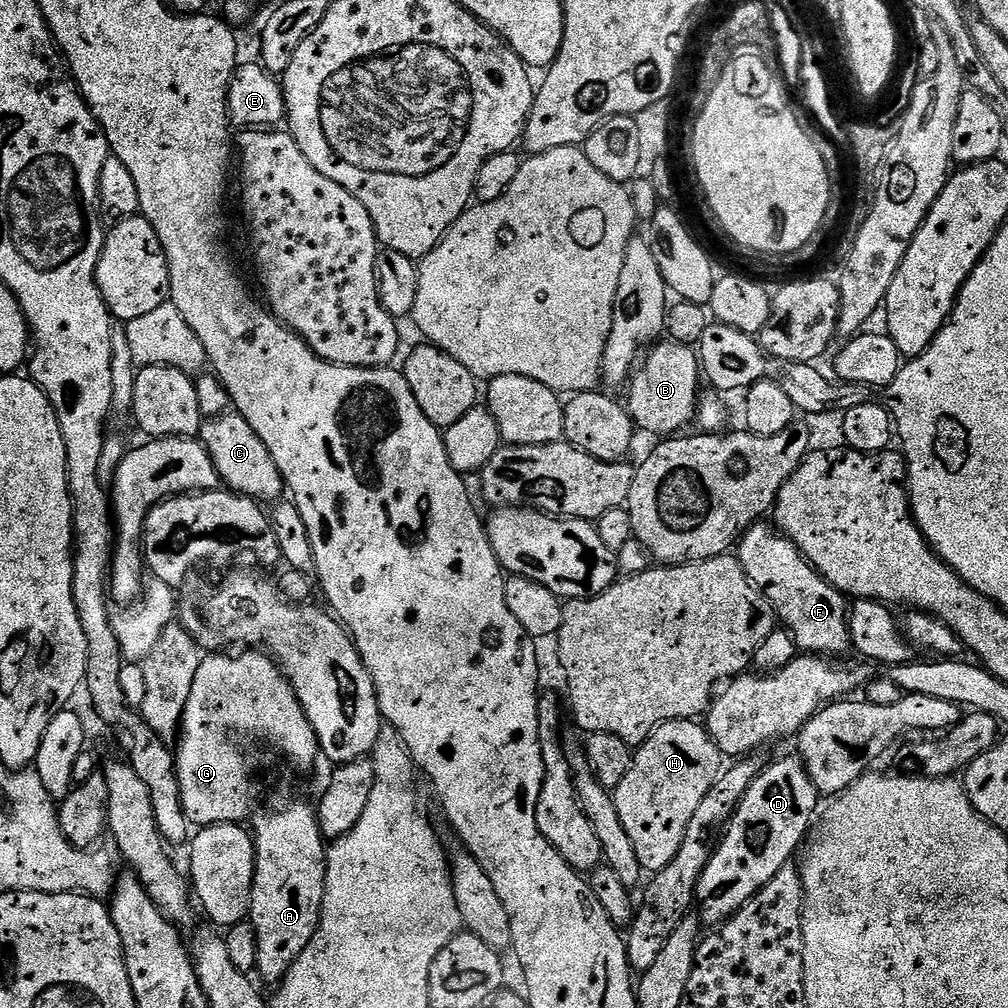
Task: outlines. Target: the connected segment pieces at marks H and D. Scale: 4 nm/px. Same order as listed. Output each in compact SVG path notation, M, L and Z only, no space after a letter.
M668 720L635 749L632 765L626 774L626 778L622 778L622 782L614 789L614 799L618 810L618 818L622 822L622 826L626 826L626 834L630 834L630 842L634 842L634 854L638 854L638 862L645 873L654 874L658 870L662 870L672 861L674 854L678 854L678 846L682 846L682 838L686 834L686 826L690 826L690 818L694 818L694 810L698 810L698 806L702 806L702 798L706 798L706 794L716 785L716 780L722 774L720 760L722 761L722 753L712 740L707 727L696 720Z
M799 758L780 760L777 764L769 763L765 767L757 780L750 786L750 790L746 790L742 802L737 806L735 814L726 825L726 831L723 833L723 835L725 834L724 841L720 845L718 843L715 845L706 870L702 870L702 878L696 887L696 904L698 905L698 915L705 925L719 926L725 920L729 920L747 900L754 898L754 894L758 894L758 890L762 890L762 886L766 886L766 882L770 882L770 878L774 878L774 874L778 874L778 870L789 867L791 860L788 859L796 851L798 851L797 853L801 851L802 845L817 819L816 799L818 799L818 793L814 782L804 769L803 760Z

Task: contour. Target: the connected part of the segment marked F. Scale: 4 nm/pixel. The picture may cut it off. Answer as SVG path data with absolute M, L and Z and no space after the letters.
M768 522L753 524L738 541L738 559L749 582L770 602L777 621L792 633L801 653L844 658L853 651L848 629L849 601L817 574L794 542L779 535L771 523L764 523Z

